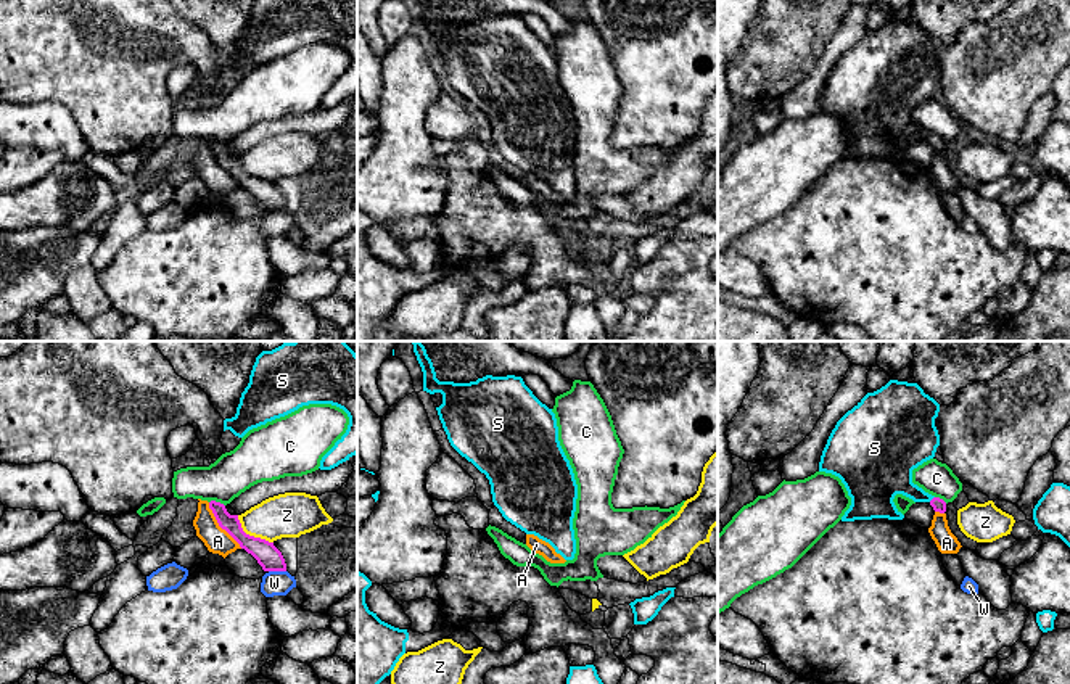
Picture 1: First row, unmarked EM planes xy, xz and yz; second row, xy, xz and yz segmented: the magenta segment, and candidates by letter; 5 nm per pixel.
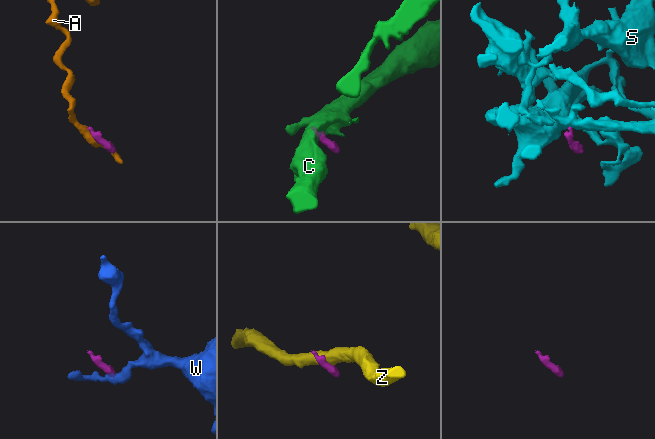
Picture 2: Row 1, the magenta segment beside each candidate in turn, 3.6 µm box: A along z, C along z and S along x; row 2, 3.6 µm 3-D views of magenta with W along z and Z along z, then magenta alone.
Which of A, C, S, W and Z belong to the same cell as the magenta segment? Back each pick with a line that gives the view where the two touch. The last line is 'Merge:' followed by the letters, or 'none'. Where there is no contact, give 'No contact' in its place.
S: Touches magenta in yz
Merge: S

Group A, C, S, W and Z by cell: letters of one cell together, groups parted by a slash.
A / C / S / W / Z

